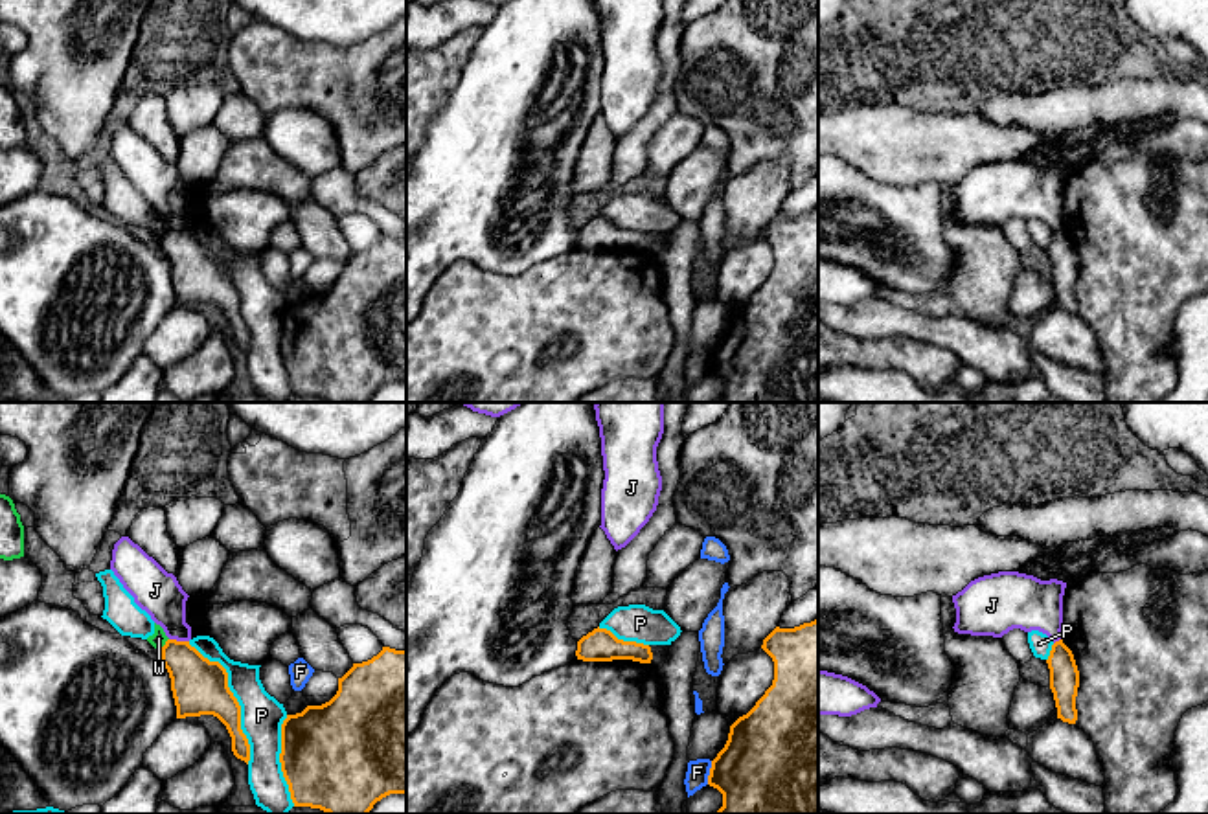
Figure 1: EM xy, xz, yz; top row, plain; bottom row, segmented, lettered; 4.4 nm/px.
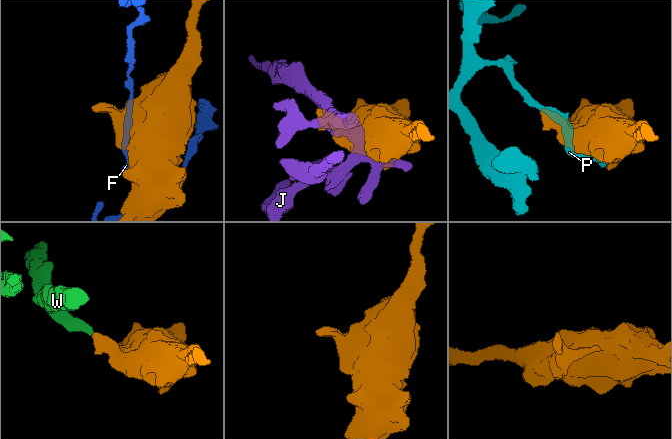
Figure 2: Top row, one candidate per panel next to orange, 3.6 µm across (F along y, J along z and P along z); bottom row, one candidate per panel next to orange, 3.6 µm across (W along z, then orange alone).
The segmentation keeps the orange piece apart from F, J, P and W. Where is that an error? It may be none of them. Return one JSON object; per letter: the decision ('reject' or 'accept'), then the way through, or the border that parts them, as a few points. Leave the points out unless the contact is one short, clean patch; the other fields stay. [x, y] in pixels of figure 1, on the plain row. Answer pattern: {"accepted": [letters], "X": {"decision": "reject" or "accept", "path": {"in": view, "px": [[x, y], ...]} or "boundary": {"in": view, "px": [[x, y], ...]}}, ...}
{"accepted": [], "F": {"decision": "reject"}, "J": {"decision": "reject"}, "P": {"decision": "reject"}, "W": {"decision": "reject", "boundary": {"in": "xy", "px": [[168, 226], [160, 237]]}}}

